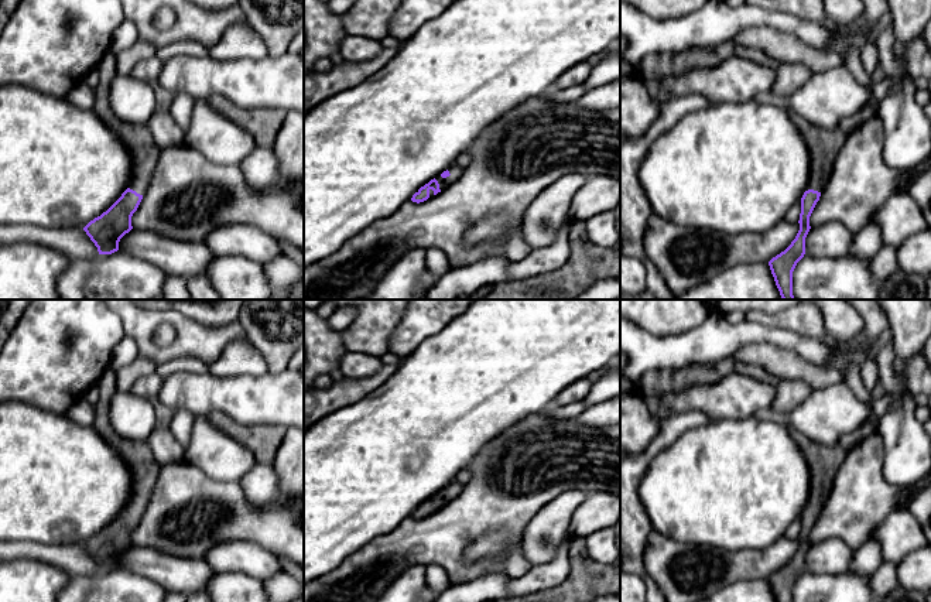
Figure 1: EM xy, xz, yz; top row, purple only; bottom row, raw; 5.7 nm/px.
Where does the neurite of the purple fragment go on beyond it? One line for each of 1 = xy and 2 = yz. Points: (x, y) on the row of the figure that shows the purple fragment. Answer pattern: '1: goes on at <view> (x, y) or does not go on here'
1: goes on at xy (144, 151)
2: goes on at yz (822, 144)

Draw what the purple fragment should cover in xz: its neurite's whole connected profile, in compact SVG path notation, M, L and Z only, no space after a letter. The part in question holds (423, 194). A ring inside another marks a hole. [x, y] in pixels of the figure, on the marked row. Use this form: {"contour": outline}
{"contour": "M453 164L446 171L444 171L437 178L431 179L428 184L421 187L411 198L413 202L424 202L428 198L437 195L438 192L444 191L451 182L459 179L463 174L463 168Z"}

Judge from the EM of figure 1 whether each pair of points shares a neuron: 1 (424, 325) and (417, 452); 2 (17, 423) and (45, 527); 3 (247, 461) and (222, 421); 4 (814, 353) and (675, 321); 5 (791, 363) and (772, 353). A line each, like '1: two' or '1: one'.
1: two
2: one
3: two
4: two
5: one

